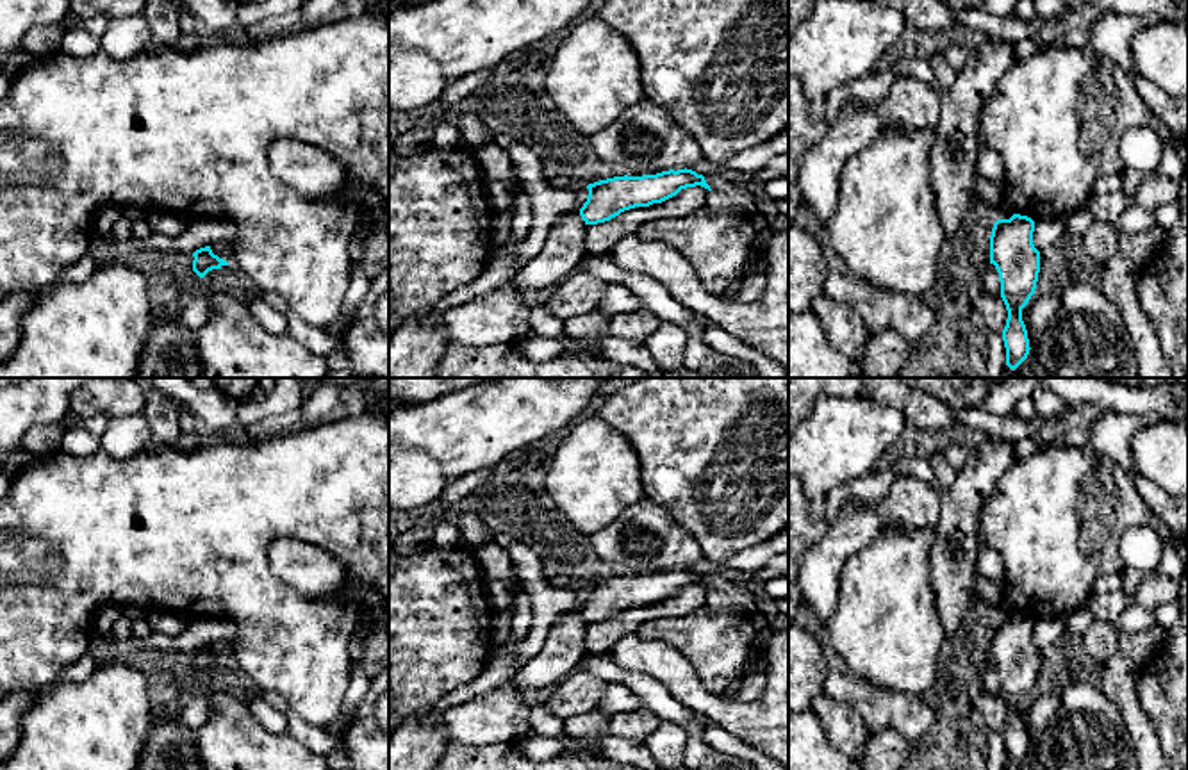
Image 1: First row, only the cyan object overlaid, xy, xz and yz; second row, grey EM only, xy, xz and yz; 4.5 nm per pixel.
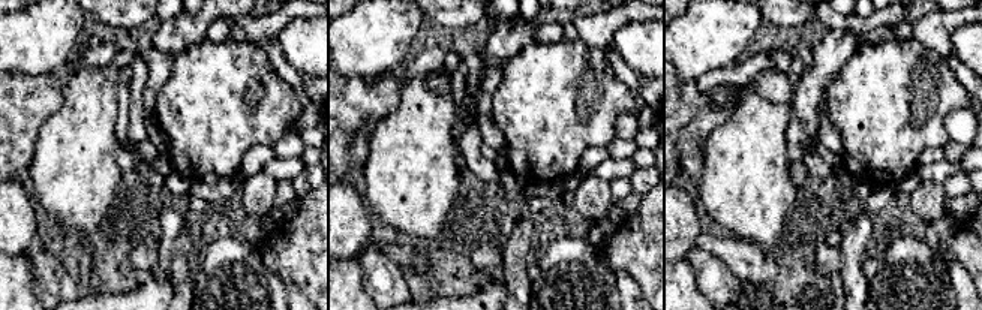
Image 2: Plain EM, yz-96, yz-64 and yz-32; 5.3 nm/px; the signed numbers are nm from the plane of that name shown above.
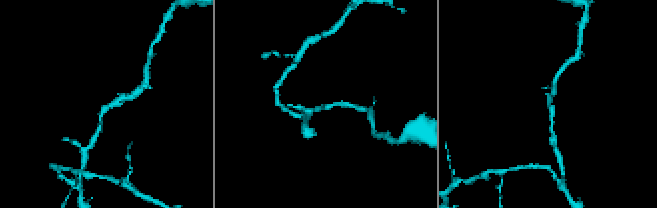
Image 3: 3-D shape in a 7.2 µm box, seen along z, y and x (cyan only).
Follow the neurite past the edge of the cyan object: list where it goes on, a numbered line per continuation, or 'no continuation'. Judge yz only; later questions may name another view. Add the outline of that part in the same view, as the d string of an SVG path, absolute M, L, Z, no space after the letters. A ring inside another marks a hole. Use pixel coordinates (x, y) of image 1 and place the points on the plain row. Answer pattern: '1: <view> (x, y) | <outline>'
no continuation

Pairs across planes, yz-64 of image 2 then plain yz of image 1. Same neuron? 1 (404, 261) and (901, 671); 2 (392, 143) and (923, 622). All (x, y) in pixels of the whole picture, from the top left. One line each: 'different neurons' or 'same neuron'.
1: different neurons
2: same neuron

